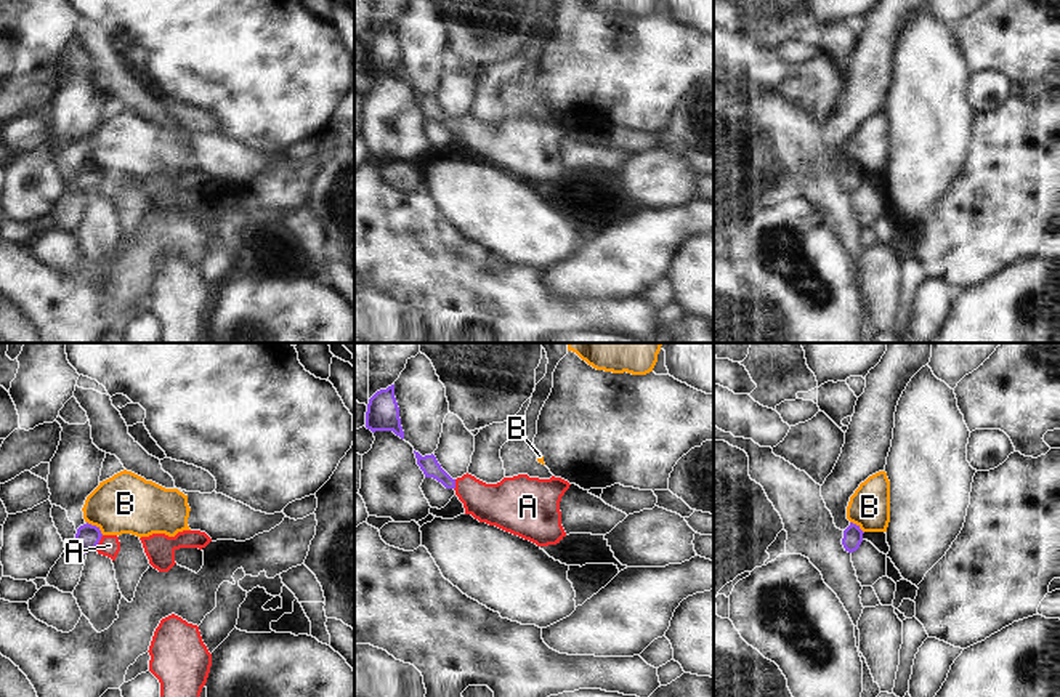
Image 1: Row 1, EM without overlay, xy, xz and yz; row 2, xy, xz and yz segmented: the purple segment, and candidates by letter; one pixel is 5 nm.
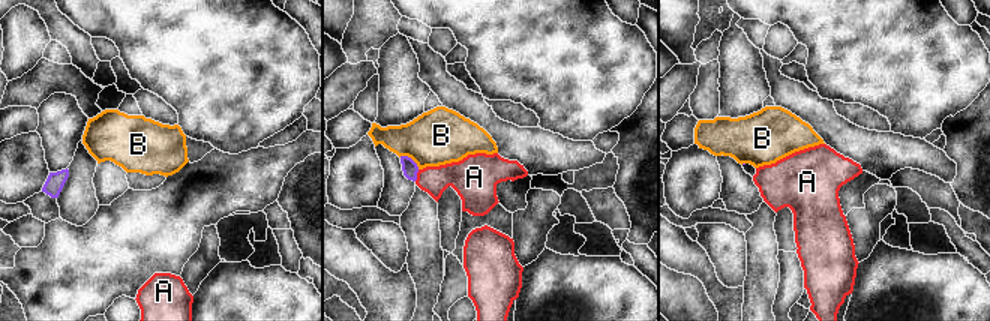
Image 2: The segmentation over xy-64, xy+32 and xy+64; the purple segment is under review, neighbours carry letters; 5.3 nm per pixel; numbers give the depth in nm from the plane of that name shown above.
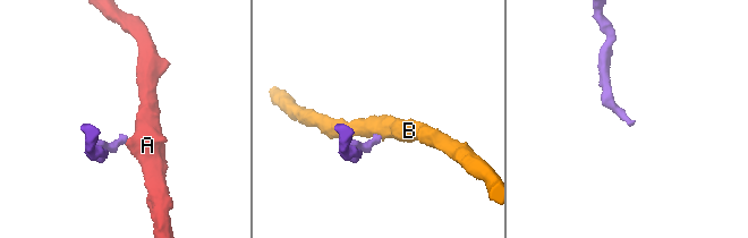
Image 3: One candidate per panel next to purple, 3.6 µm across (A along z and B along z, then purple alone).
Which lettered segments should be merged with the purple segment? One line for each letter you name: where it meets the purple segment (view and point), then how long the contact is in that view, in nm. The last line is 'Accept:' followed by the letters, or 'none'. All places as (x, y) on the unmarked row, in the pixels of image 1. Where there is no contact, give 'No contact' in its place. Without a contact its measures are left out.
A: Touches purple at xy (98, 183). Shared border 80 nm
Accept: A.

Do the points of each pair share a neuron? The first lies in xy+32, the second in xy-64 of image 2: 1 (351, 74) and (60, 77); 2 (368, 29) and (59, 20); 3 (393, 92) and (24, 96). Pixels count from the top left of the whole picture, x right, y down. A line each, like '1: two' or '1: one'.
1: one
2: two
3: two

